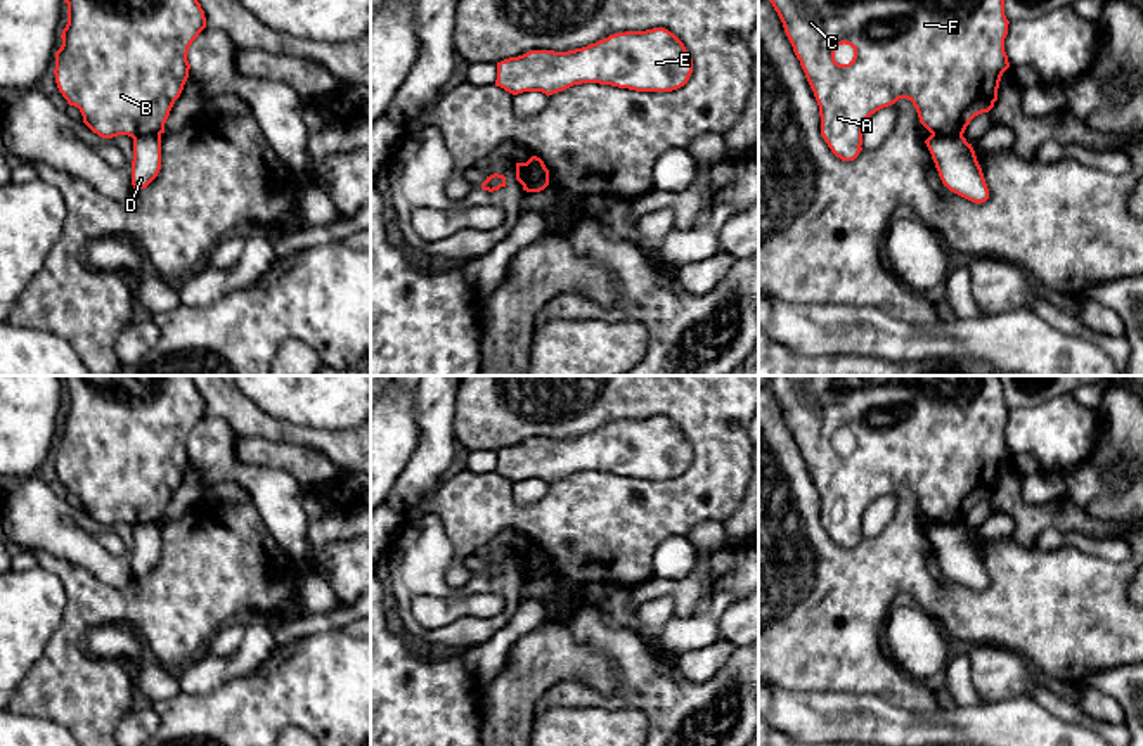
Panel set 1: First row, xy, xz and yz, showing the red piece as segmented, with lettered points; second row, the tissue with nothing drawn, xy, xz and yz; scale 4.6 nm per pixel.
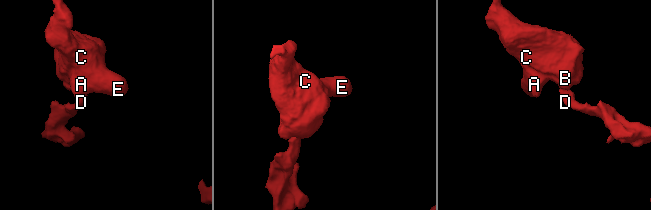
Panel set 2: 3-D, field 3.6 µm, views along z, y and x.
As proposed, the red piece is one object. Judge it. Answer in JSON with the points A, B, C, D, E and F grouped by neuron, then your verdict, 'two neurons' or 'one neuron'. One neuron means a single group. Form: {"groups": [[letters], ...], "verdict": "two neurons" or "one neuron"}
{"groups": [["A", "B", "C", "E", "F"], ["D"]], "verdict": "two neurons"}

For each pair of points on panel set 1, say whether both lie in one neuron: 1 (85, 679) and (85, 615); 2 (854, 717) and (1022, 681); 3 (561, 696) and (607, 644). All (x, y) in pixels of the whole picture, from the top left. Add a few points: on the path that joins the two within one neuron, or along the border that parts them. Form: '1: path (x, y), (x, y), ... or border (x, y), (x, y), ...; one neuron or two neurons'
1: path (73, 663), (73, 630); one neuron
2: border (1020, 696), (981, 705); two neurons
3: path (589, 696), (615, 700), (627, 688), (627, 672); one neuron

